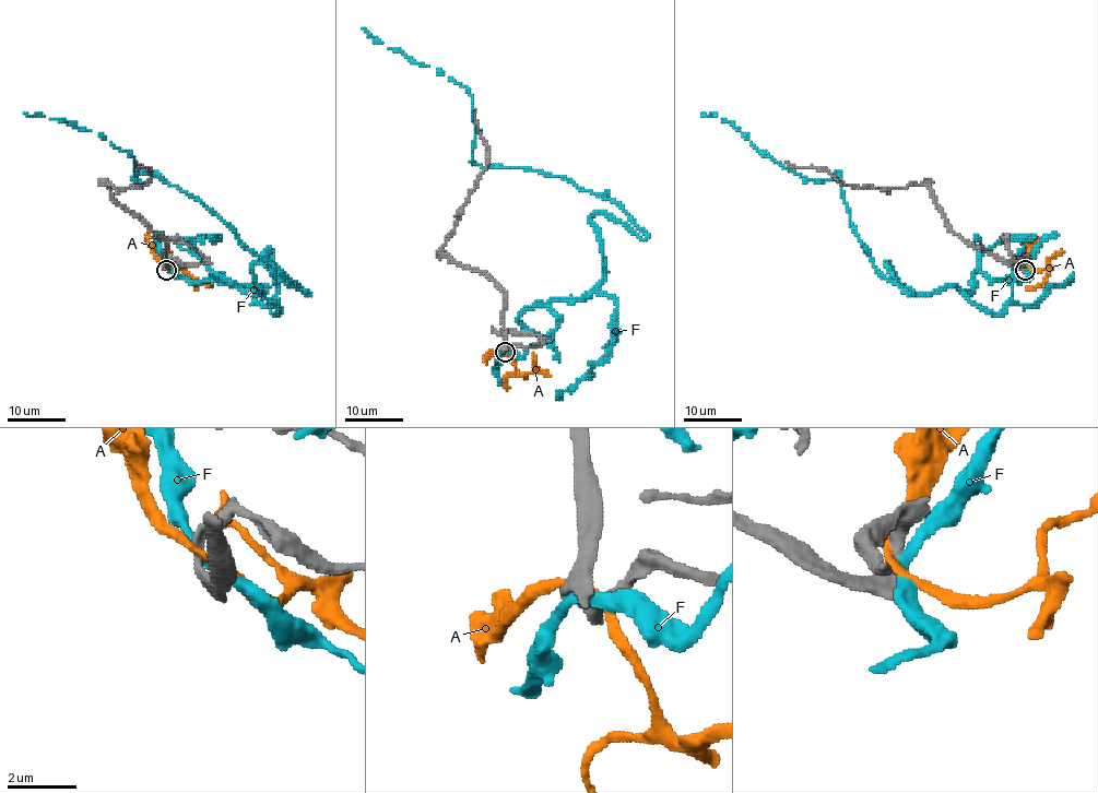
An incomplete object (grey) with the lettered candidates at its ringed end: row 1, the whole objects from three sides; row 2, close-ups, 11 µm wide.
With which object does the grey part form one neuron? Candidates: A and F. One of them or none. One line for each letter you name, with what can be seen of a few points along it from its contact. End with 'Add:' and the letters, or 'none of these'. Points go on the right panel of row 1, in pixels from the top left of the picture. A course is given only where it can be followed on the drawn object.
Add: none of these

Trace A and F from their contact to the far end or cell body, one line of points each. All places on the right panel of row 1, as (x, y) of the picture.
A: (1023, 262), (1032, 270), (1049, 270), (1045, 280), (1027, 288)
F: (1024, 262), (925, 293), (887, 262), (907, 293), (840, 173), (801, 177), (700, 114)

